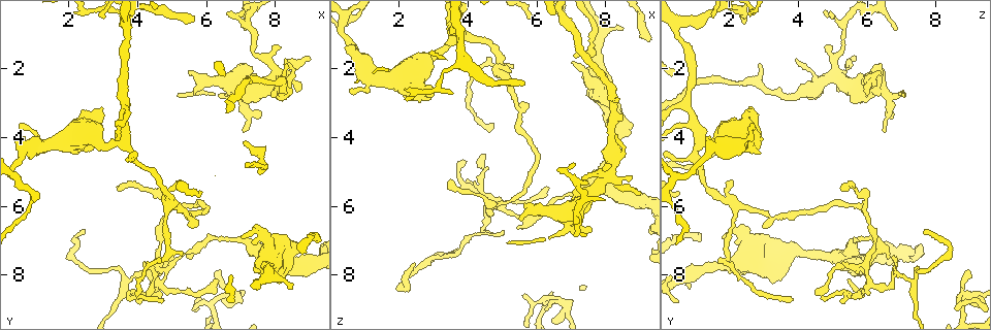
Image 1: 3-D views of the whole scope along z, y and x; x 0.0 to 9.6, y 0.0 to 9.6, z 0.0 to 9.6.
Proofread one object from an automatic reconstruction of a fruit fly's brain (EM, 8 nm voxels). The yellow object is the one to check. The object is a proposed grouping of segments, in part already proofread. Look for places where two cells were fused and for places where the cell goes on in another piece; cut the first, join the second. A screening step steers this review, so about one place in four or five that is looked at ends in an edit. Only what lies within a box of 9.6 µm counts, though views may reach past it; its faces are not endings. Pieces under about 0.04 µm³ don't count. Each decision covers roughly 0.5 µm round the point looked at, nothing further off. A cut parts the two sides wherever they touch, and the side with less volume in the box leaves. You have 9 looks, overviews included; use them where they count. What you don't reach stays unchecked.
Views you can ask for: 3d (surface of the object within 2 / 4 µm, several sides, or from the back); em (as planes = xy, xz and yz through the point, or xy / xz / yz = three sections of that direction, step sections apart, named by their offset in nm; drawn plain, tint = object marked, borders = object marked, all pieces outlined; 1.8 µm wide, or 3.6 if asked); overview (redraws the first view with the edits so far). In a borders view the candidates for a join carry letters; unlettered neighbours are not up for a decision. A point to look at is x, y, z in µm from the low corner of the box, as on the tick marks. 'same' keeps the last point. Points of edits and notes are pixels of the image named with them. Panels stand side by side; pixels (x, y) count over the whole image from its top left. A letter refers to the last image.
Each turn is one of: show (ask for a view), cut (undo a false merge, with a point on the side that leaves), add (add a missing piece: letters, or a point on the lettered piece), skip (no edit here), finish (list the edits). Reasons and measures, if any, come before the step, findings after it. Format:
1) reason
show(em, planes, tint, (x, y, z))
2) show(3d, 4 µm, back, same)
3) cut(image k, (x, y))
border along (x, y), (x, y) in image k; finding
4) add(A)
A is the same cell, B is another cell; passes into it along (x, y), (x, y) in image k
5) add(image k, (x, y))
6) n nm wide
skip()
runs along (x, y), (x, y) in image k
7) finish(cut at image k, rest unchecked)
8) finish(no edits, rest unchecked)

sharp bend
show(3d, 2 µm, (4.50, 8.40, 6.60))

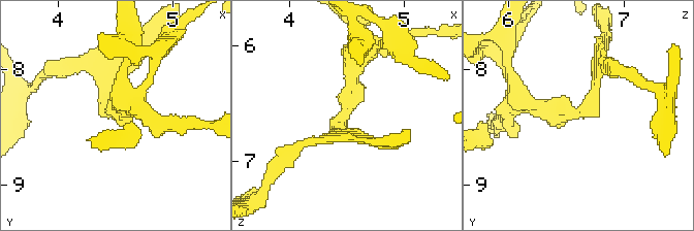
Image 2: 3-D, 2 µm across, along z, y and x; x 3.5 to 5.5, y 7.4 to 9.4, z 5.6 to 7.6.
shape alone is not enough
show(em, planes, borders, (4.48, 8.38, 6.56))

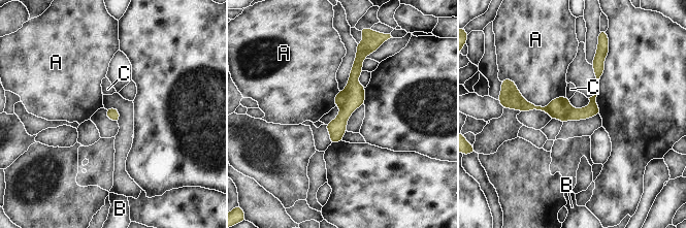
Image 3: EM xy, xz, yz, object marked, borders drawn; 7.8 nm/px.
cut(image 3, (340, 99))
A, B and C are other cells; the part that leaves runs along (513, 103), (541, 108), (567, 106) in image 3; two cells meet here

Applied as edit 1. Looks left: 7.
show(em, planes, tint, (8.20, 2.80, 3.80))

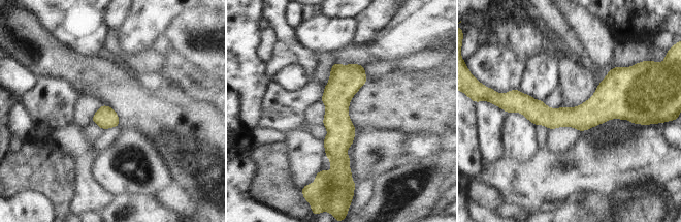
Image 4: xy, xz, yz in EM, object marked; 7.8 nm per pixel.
what lies round it
show(em, planes, borders, same)

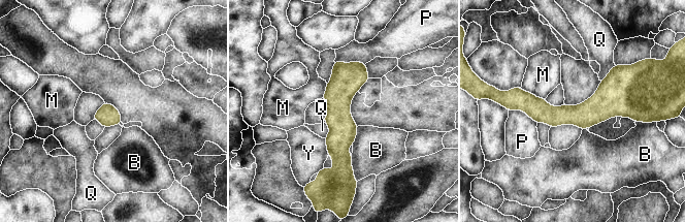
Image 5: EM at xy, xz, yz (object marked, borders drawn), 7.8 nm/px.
170 nm wide
skip()
B, M, P, Q and Y are other cells; border along (351, 154), (353, 177), (357, 181) in image 5; one cell here

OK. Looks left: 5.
finish(cut at image 3, rest unchecked)

